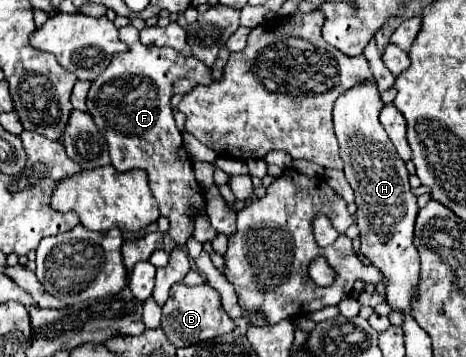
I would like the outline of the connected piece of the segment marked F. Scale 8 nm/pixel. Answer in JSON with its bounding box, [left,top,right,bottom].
[88,26,212,246]

